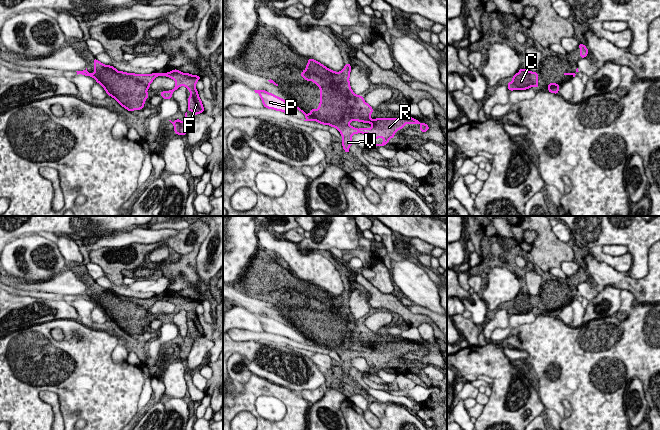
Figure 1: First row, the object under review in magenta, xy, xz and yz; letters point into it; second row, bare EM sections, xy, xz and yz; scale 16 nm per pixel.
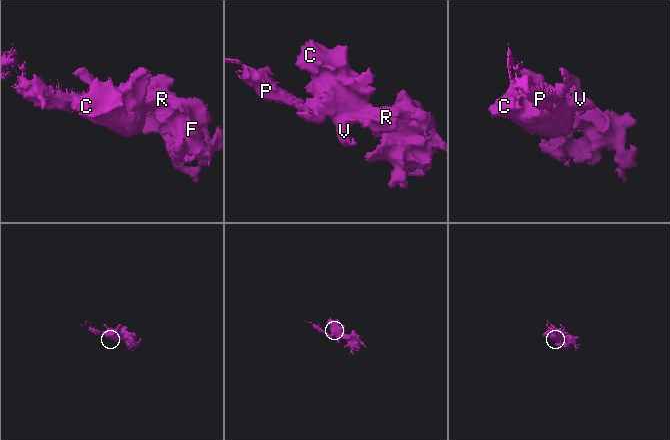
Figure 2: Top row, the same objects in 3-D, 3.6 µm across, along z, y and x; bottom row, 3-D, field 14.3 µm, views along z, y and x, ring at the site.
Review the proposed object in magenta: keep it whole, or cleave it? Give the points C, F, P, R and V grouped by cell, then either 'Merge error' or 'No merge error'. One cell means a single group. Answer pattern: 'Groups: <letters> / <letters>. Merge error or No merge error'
Groups: C F R V / P. Merge error

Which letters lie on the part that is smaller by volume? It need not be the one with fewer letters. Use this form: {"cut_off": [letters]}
{"cut_off": ["P"]}

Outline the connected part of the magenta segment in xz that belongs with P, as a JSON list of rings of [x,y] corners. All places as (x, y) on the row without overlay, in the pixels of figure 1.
[[[254,314],[255,317],[258,317],[263,330],[267,333],[273,333],[276,335],[281,335],[284,337],[291,337],[295,336],[296,333],[301,335],[305,339],[305,344],[304,345],[314,345],[312,341],[310,341],[307,337],[305,337],[303,334],[301,334],[299,331],[297,331],[295,328],[291,328],[284,323],[272,318],[268,317],[266,314]]]

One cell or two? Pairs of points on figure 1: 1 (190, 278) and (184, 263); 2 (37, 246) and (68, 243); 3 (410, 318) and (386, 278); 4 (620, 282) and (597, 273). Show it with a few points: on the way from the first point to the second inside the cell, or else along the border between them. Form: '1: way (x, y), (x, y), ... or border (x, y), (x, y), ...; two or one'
1: way (186, 274), (184, 267); one
2: border (56, 244), (59, 252), (68, 264); two
3: border (370, 282), (381, 292), (391, 294); two
4: way (614, 278), (603, 274); one

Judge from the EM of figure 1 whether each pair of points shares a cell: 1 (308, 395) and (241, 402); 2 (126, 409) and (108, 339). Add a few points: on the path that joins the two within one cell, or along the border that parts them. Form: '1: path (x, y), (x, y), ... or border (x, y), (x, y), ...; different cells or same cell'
1: border (295, 392), (308, 403); different cells
2: path (109, 392), (105, 388), (105, 356); same cell

